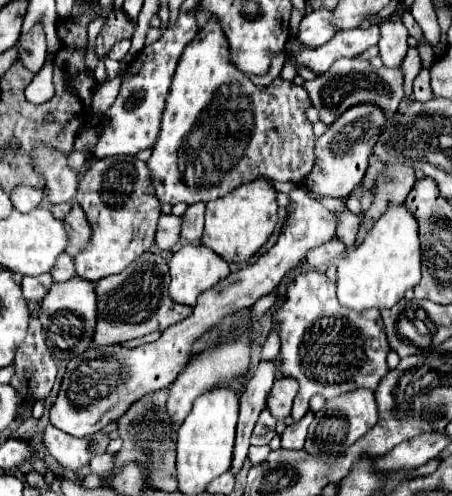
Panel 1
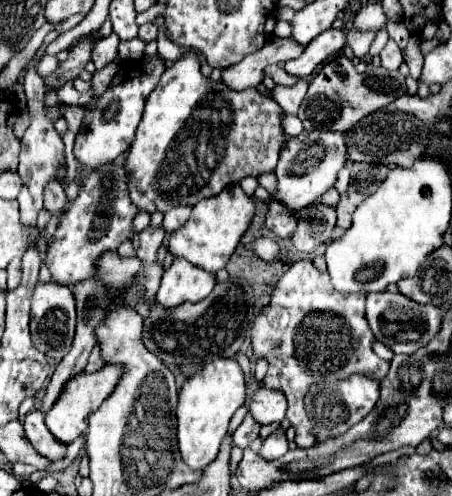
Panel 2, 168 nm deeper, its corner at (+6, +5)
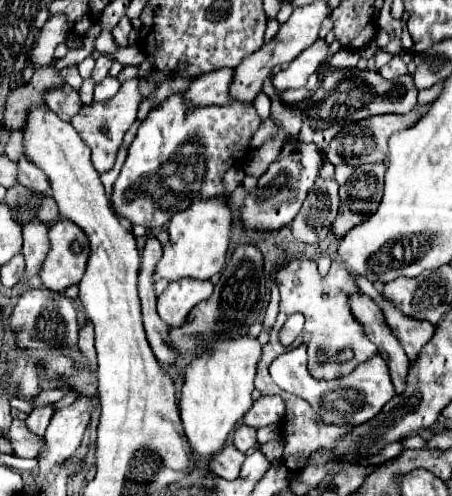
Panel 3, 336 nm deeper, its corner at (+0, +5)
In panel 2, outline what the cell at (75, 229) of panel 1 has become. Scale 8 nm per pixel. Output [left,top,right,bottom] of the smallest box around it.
[44,182,66,216]

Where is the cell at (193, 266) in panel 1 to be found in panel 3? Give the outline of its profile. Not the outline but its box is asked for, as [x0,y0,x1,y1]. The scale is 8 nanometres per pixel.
[158,278,214,326]

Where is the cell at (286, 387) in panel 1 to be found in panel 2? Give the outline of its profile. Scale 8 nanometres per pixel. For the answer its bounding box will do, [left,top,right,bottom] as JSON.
[250,386,286,424]

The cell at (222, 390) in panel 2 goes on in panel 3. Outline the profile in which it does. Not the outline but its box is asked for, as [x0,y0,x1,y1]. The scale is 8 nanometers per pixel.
[180,334,262,456]

